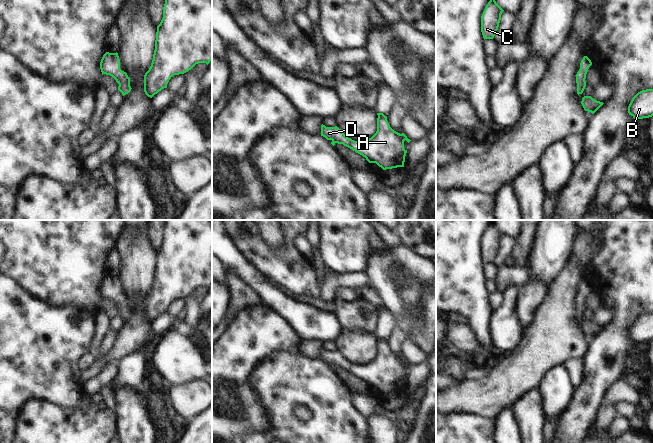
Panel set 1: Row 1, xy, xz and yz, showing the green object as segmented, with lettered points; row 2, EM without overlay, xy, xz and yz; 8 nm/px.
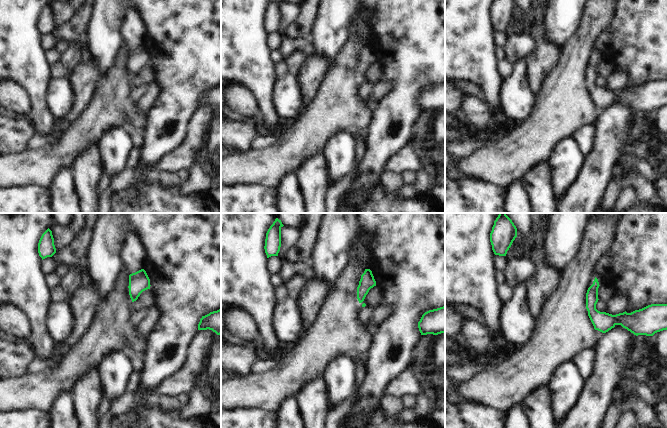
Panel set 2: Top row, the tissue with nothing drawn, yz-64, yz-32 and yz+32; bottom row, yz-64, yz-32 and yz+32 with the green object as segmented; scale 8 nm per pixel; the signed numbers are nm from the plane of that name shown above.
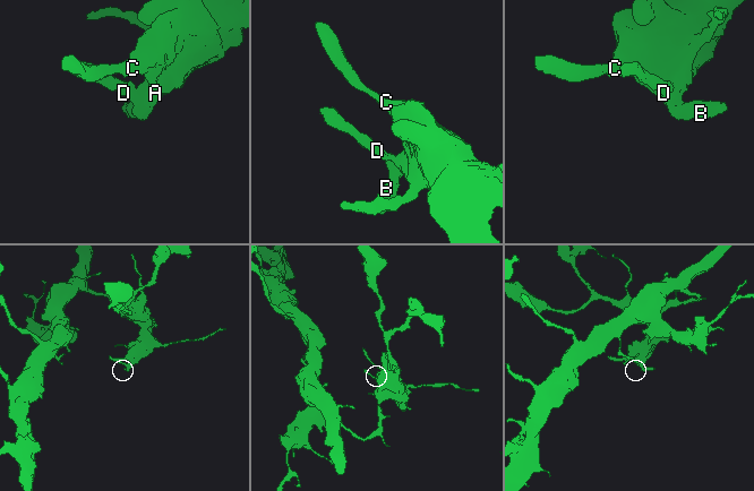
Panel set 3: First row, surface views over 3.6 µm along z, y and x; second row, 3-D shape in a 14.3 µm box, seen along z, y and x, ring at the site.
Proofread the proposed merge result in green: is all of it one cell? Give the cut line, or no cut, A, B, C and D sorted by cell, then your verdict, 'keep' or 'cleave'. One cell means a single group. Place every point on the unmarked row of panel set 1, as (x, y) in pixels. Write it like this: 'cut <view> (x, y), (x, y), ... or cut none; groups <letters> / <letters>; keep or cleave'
cut none; groups A B C D; keep

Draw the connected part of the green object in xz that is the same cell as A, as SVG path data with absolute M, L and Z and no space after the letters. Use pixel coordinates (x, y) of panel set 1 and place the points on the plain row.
M377 337L377 355L365 366L354 365L348 362L337 350L326 351L321 349L321 360L352 373L366 382L369 387L376 387L383 394L404 391L407 374L404 365L411 365L402 357L394 355L383 337Z

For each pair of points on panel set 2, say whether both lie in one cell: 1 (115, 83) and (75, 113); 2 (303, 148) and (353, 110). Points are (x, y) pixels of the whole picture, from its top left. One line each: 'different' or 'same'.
1: different
2: same

